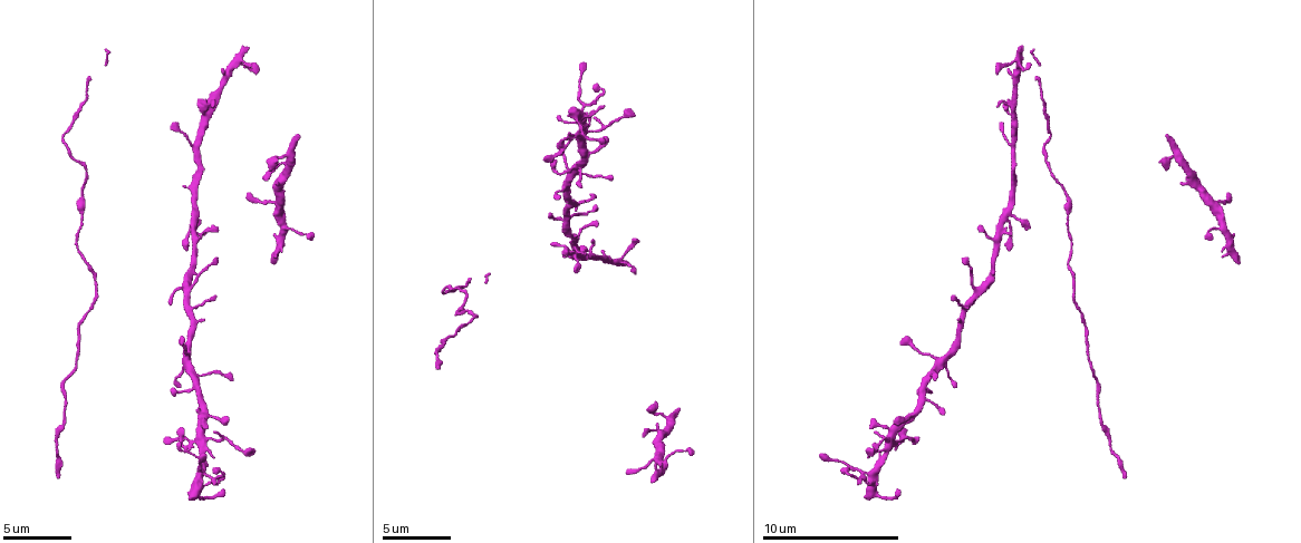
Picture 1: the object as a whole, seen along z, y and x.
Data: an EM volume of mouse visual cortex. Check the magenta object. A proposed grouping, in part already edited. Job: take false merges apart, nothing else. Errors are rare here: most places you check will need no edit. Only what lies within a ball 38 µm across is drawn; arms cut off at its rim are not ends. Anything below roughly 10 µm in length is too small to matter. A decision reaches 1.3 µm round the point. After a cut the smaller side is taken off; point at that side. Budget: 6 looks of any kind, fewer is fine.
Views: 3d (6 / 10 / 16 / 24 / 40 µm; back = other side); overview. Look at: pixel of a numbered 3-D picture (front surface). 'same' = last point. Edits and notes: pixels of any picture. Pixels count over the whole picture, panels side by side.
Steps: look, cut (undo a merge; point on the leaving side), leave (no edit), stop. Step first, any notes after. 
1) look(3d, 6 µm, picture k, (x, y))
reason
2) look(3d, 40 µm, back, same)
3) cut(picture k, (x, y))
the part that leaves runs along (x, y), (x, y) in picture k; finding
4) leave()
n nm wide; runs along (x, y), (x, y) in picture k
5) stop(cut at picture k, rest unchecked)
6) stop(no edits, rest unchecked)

look(3d, 10 µm, picture 1, (197, 149))
three arms meet

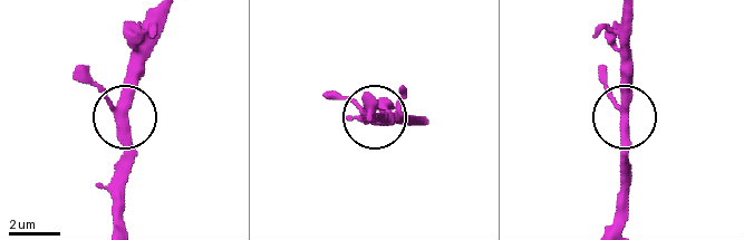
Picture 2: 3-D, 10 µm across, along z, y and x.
look(3d, 10 µm, back, picture 2, (627, 113))

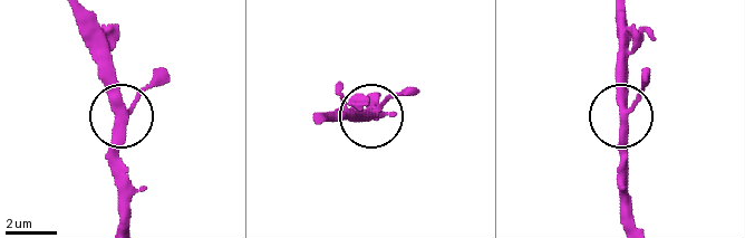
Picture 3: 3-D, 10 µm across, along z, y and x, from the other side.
leave()
3 arms; runs along (165, 69), (125, 114), (109, 44) in picture 3; one neuron here

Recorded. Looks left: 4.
look(3d, 6 µm, picture 1, (81, 219))

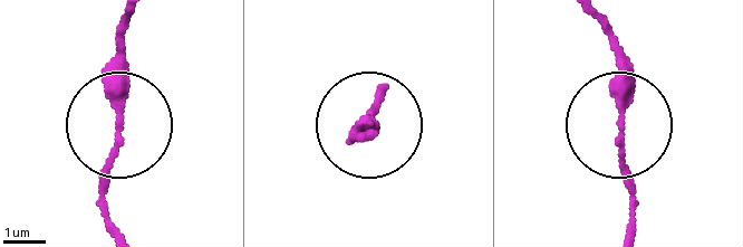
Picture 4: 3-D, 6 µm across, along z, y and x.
look(3d, 6 µm, back, picture 4, (369, 123))
other side

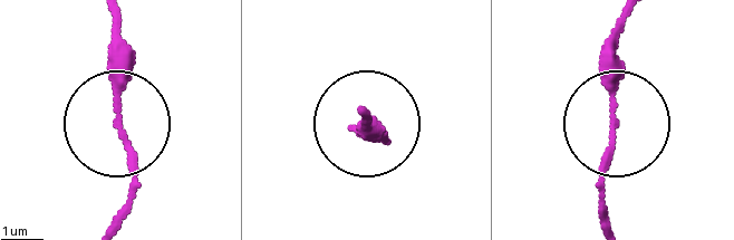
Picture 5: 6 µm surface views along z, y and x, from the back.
leave()
all the same neuron

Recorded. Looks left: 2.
look(3d, 16 µm, picture 1, (918, 413))
three-way junction

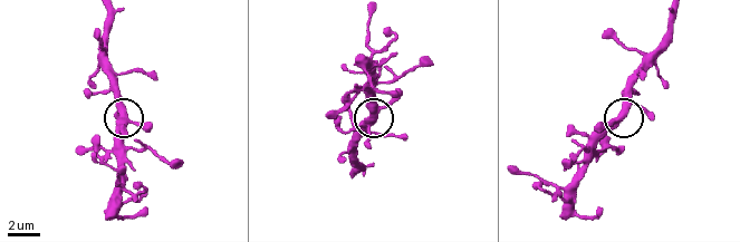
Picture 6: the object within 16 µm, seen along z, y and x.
look(3d, 16 µm, back, picture 6, (621, 115))

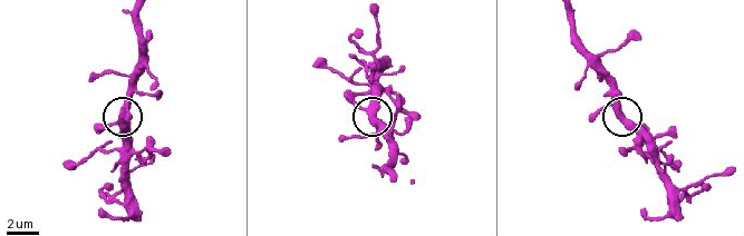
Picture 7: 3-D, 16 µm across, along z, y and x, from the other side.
leave()
390 nm wide; runs along (137, 11), (137, 70), (122, 118), (122, 149) in picture 7; continuous, no second neuron

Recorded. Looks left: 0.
stop(no edits, rest unchecked)

